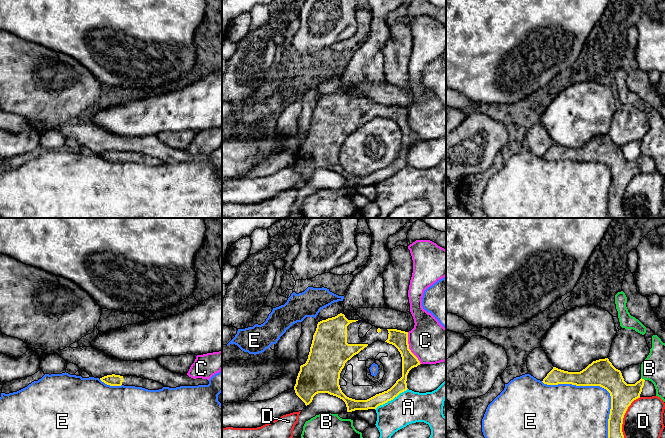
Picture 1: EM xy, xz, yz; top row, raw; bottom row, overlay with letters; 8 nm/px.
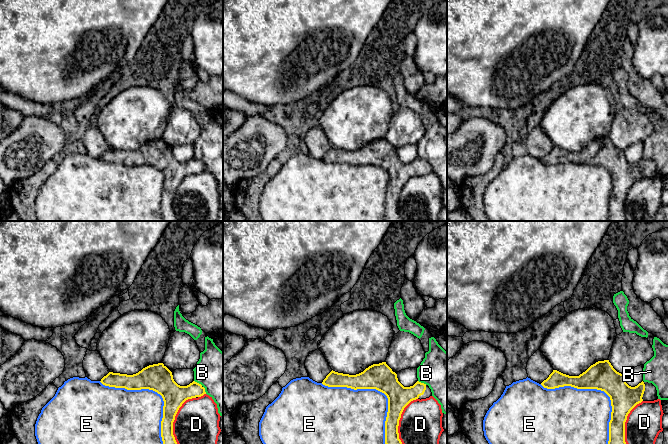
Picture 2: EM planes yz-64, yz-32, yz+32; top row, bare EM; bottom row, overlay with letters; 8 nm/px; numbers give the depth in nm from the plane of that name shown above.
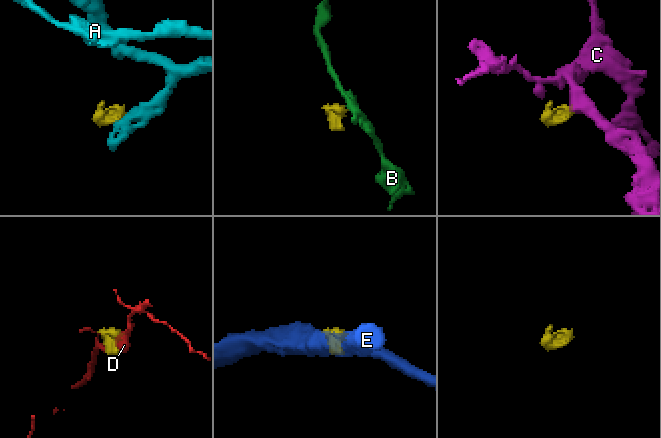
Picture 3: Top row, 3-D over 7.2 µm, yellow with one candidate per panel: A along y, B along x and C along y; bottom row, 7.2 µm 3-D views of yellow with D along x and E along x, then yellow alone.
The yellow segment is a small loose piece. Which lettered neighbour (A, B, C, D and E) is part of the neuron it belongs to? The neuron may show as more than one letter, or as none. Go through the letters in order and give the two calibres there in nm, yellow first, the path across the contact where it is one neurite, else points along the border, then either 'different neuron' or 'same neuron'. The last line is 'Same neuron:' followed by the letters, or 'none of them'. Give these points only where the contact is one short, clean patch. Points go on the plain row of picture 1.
A: calibres 100 and 260 nm; different neuron
B: calibres 190 and 190 nm; border yz (641, 153), (644, 156); different neuron
C: calibres 140 and 320 nm; border xz (407, 108), (408, 124), (421, 139); different neuron
D: calibres 190 and 320 nm; different neuron
E: calibres 220 and 420 nm; different neuron
Same neuron: none of them

